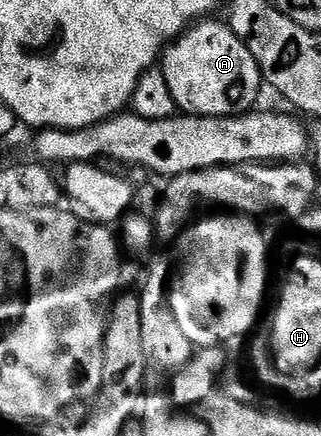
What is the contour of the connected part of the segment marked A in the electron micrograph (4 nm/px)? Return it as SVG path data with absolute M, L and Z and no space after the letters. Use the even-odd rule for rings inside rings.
M202 20L197 24L191 25L189 29L178 35L177 38L173 39L167 45L161 59L160 59L160 69L164 80L168 84L168 92L172 92L172 100L174 101L175 107L182 114L199 114L202 118L232 118L240 114L247 113L251 109L250 106L258 98L258 93L264 90L264 79L262 76L262 70L256 64L256 60L252 56L252 52L248 52L246 45L232 33L229 25L225 21L222 22L210 22L214 20Z

